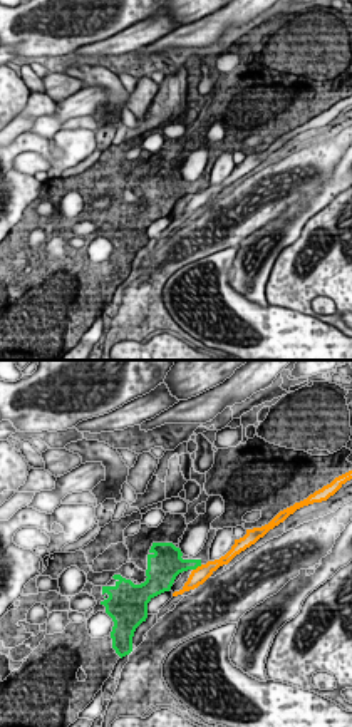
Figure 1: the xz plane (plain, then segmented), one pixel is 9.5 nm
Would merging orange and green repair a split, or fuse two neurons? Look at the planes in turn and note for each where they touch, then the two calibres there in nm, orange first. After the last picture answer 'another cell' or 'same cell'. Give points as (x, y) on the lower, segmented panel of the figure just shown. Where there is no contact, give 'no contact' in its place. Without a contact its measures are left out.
(198, 567) | 160/200 nm

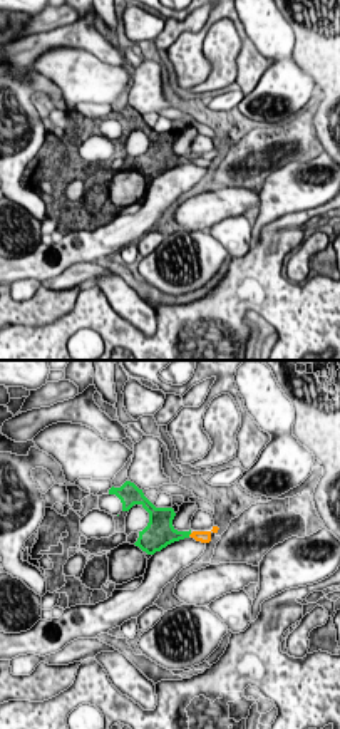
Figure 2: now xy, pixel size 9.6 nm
no contact

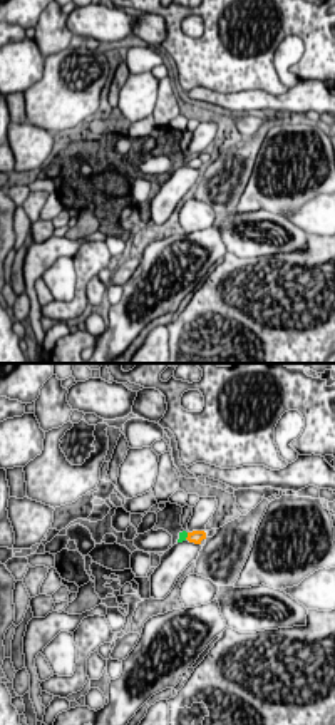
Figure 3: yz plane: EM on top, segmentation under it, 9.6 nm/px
(188, 536) | 130/70 nm

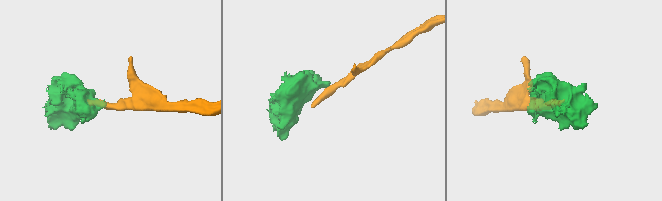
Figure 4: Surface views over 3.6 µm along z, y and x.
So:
another cell

